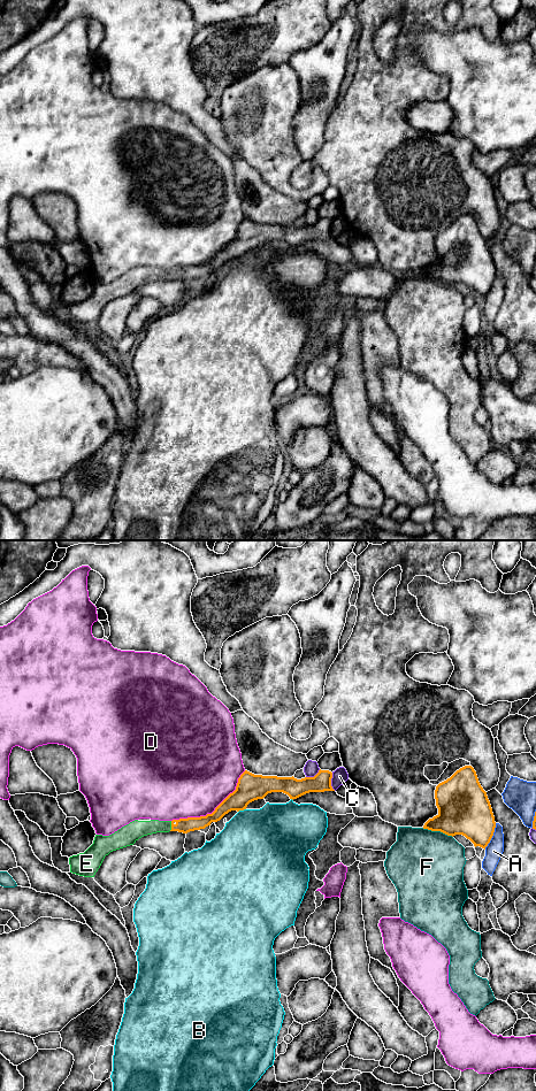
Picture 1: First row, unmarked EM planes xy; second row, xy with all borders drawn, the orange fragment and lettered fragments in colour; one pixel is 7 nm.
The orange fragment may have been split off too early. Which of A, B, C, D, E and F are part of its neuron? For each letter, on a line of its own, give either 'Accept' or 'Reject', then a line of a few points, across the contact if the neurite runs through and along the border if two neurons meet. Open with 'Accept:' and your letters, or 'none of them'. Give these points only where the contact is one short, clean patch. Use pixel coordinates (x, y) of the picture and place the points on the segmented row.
Accept: E
A: Reject
B: Reject
C: Reject
D: Reject
E: Accept. Line: xy (184, 826), (171, 826), (153, 826), (136, 829)
F: Reject

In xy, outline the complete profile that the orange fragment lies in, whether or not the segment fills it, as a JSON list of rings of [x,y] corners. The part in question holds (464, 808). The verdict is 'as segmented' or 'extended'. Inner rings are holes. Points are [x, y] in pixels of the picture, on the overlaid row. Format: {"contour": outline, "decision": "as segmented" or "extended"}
{"contour": [[[472,766],[457,770],[435,790],[438,814],[429,819],[423,829],[447,836],[462,835],[474,846],[485,850],[495,828],[495,816],[487,792]]], "decision": "as segmented"}

